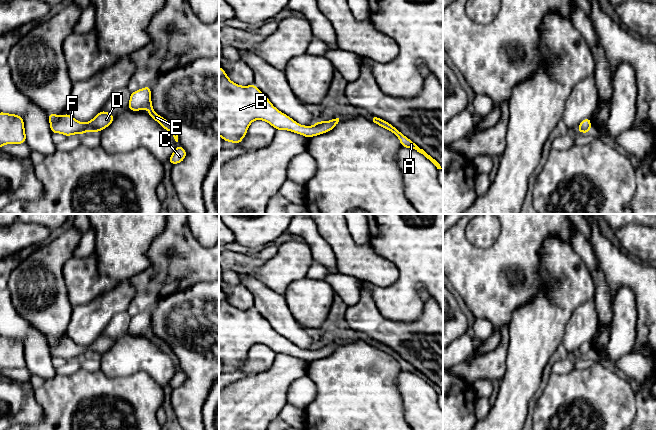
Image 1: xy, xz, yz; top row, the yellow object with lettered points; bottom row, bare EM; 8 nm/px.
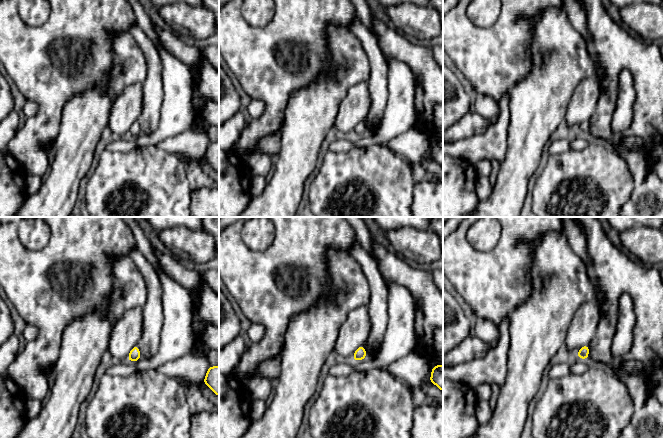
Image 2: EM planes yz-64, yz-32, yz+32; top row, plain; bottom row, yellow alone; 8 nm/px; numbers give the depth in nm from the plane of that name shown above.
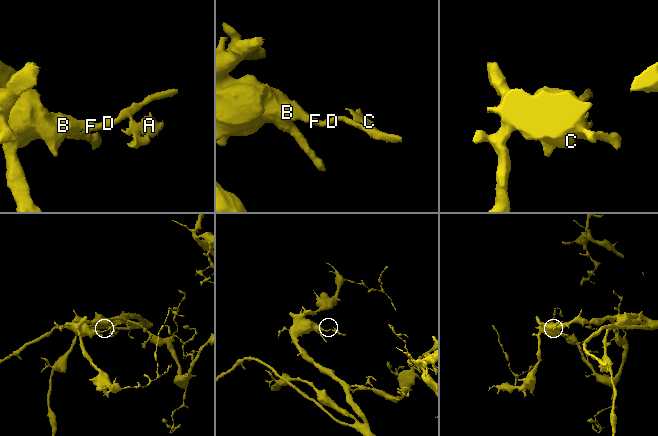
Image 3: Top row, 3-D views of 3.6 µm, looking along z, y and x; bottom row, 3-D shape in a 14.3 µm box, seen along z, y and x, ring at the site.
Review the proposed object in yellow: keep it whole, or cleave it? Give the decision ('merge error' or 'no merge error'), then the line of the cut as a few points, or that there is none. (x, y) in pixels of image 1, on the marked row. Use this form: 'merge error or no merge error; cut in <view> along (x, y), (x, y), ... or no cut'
no merge error; no cut

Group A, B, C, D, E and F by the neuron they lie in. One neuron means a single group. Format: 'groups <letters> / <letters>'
groups A B C D E F

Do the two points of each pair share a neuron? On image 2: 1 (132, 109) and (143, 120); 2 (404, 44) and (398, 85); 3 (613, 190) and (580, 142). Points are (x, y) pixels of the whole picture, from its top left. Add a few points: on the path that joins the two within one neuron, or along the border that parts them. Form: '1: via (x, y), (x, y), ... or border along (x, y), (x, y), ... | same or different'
1: border along (143, 102), (141, 112), (136, 120) | different
2: border along (387, 60), (402, 61), (411, 70), (414, 81) | different
3: border along (591, 140), (582, 149), (571, 149) | different

